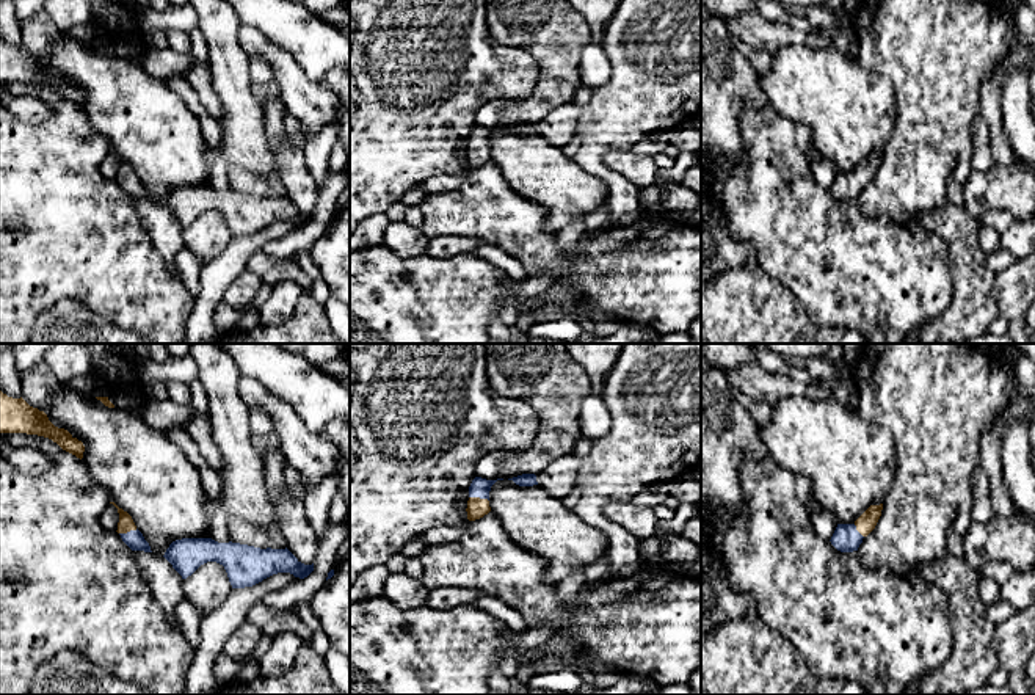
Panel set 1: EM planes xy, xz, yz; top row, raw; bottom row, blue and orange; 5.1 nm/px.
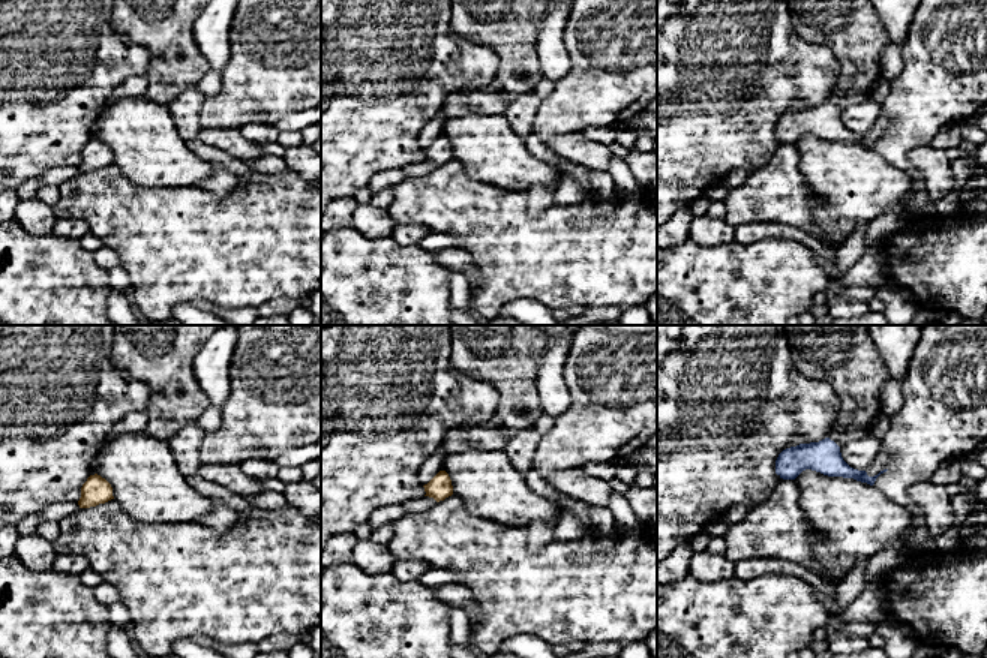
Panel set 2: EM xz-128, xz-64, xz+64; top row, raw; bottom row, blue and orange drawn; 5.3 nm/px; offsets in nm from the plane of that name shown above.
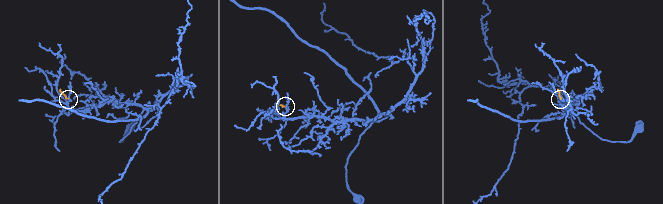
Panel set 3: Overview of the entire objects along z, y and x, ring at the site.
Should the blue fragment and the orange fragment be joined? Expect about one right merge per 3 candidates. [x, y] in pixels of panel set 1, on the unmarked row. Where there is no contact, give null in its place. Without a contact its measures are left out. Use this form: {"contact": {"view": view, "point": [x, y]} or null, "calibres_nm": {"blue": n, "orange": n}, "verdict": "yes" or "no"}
{"contact": {"view": "xz", "point": [479, 145]}, "calibres_nm": {"blue": 100, "orange": 100}, "verdict": "yes"}

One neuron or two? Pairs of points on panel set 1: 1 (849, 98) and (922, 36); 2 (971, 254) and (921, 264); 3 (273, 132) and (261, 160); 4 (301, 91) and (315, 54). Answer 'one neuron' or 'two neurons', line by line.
1: two neurons
2: two neurons
3: two neurons
4: two neurons

